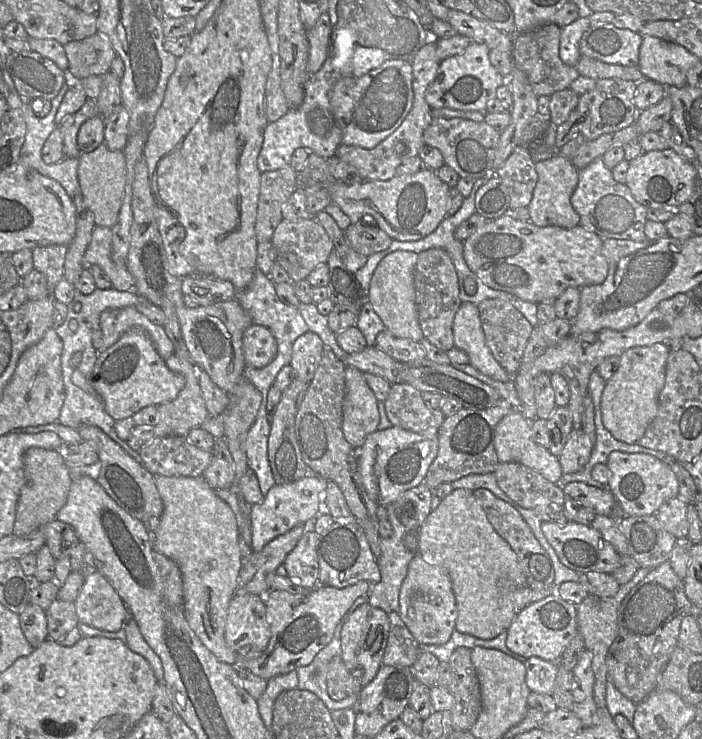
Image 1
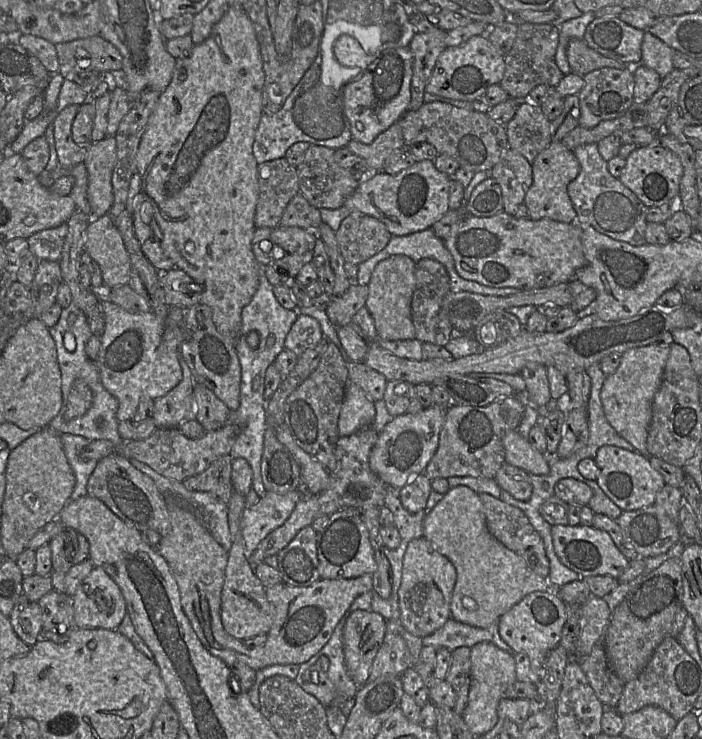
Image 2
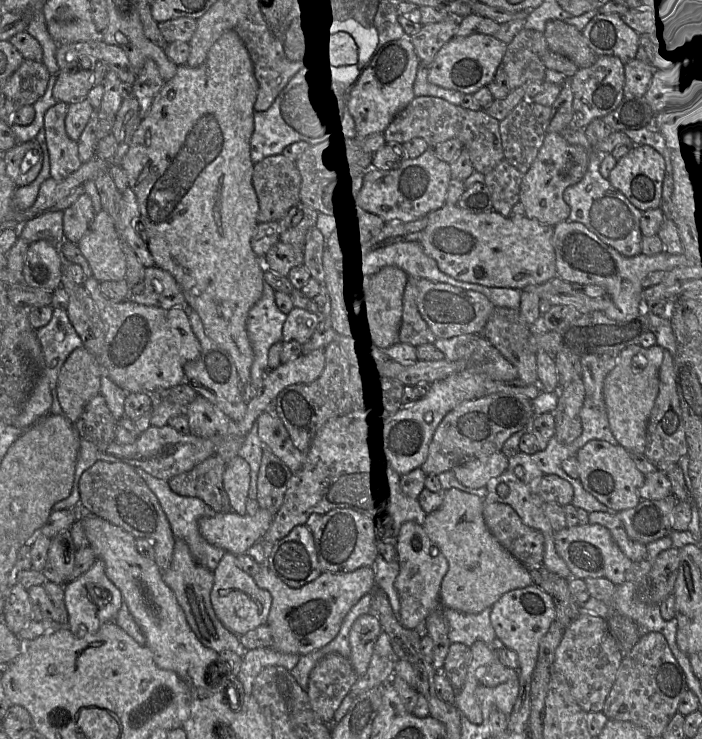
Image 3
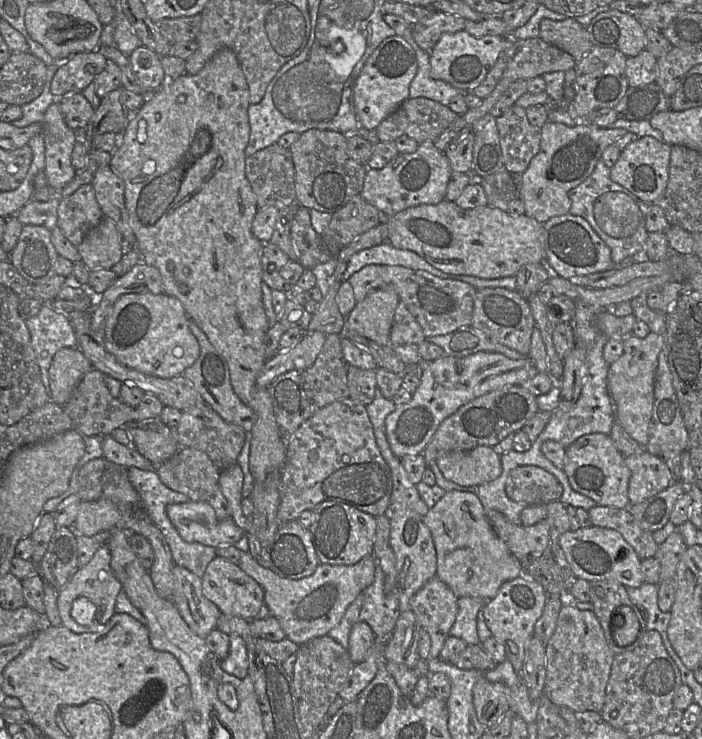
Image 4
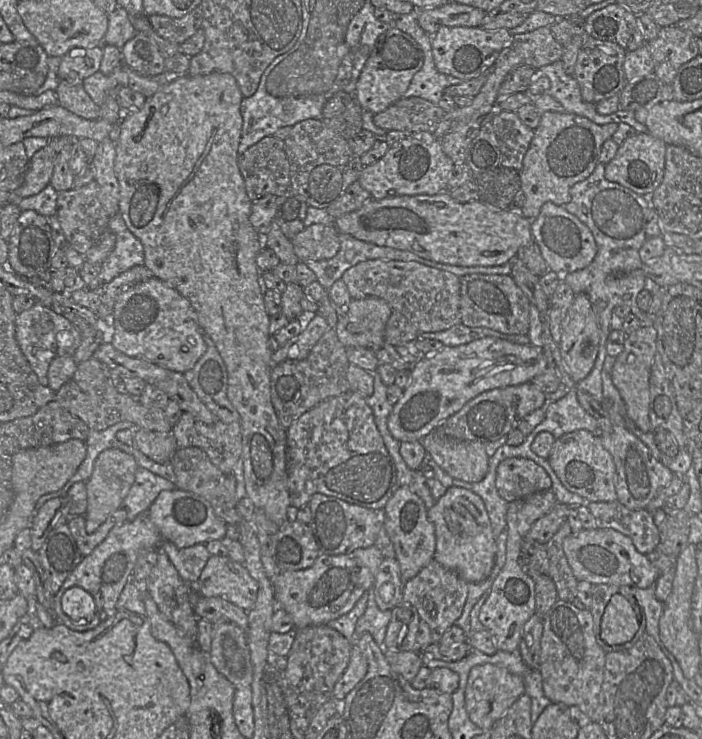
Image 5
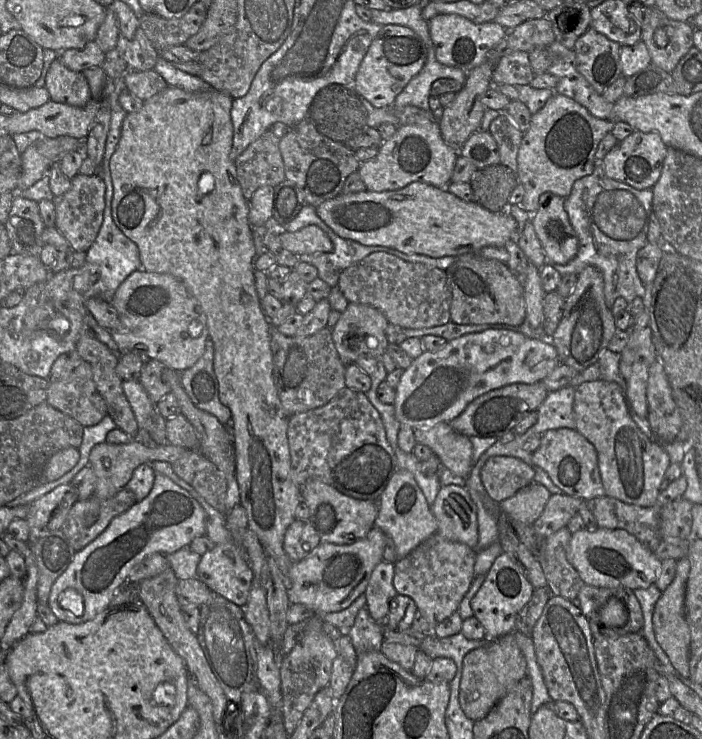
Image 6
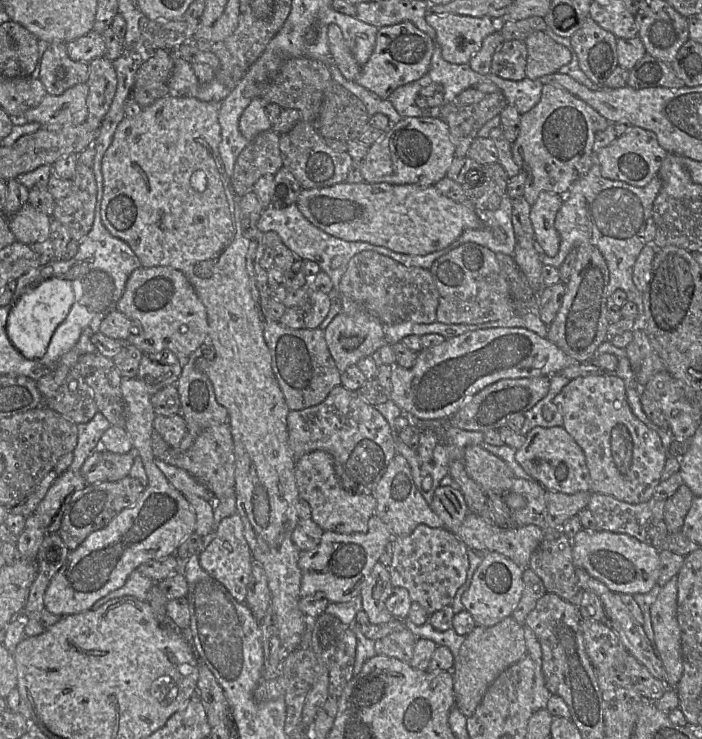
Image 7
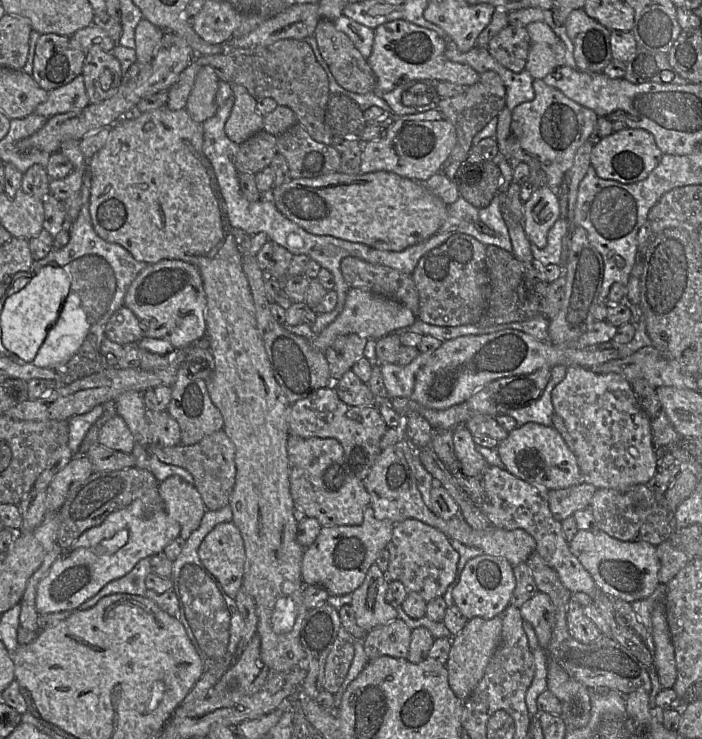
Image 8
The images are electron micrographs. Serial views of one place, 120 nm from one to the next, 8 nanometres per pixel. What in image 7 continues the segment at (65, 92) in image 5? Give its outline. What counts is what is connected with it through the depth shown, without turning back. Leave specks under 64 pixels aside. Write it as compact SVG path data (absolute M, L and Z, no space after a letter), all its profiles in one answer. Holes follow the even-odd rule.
M64 42L49 43L40 57L38 79L49 95L61 95L77 84L86 83L88 76L89 64L73 61Z

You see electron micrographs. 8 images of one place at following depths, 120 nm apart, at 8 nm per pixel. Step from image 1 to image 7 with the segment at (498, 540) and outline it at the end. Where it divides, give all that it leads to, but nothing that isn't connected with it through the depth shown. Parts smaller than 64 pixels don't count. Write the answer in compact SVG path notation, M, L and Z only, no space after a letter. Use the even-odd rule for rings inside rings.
M456 485L439 486L431 508L449 531L457 531L469 512L464 495Z

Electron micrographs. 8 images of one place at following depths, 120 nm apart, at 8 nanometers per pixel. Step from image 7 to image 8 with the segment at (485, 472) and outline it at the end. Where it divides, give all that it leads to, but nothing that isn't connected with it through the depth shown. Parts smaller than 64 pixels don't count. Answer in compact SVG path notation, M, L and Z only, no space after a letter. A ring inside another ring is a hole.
M462 424L452 430L456 458L461 471L471 477L482 477L490 466L487 460L476 450L473 434Z

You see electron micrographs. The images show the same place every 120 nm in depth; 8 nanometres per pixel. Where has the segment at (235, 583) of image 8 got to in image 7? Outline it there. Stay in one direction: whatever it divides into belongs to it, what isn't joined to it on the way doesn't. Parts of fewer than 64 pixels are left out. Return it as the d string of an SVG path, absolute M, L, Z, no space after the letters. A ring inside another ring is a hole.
M237 513L219 523L198 559L202 569L219 582L237 602L245 602L252 572L252 555L243 534L241 517Z

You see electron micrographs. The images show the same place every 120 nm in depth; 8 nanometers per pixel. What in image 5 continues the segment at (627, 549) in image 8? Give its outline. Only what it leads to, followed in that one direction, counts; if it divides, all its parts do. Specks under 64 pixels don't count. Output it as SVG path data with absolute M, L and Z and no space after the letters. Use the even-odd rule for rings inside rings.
M582 529L572 533L564 539L563 551L578 582L648 588L655 585L661 574L646 555L637 551L631 538L614 529Z

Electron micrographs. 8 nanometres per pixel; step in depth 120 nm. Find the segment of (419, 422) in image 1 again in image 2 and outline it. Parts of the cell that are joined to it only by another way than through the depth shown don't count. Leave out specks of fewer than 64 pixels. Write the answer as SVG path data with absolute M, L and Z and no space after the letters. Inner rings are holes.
M388 380L383 401L393 417L419 413L424 409L417 399L415 385L404 380Z

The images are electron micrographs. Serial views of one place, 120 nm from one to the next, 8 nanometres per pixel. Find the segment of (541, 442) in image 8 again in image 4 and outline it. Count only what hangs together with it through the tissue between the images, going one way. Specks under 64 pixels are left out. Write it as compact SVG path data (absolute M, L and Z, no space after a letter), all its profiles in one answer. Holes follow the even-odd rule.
M593 433L583 435L566 448L564 473L570 486L598 505L628 508L628 486L631 471L625 464L625 456L615 446L609 435Z

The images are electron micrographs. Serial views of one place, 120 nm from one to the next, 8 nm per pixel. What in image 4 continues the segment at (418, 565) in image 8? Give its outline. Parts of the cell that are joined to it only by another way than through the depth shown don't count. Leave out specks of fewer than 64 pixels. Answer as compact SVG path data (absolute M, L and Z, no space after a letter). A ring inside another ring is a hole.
M437 576L432 577L411 599L411 609L431 640L428 659L439 658L458 613L458 598Z

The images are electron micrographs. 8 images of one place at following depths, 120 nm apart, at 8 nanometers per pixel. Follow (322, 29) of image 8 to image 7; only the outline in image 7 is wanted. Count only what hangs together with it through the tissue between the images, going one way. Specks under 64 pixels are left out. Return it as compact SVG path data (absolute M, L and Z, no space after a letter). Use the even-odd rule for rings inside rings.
M330 24L327 29L327 36L332 62L339 69L343 77L349 81L356 82L362 66L354 59L339 26Z

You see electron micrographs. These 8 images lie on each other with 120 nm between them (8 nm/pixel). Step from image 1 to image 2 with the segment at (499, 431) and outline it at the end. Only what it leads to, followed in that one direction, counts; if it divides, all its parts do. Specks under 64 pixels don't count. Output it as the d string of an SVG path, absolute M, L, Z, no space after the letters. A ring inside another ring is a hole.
M511 430L503 436L505 462L532 475L547 475L549 465L544 454L532 447L528 439Z

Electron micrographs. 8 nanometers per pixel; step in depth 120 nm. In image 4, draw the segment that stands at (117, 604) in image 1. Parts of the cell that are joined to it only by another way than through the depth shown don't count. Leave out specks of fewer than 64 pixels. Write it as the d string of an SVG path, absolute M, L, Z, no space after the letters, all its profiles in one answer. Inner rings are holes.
M107 544L102 545L88 564L80 567L68 582L58 590L57 606L62 625L74 633L98 632L116 613L116 599L122 584L111 569L111 554Z

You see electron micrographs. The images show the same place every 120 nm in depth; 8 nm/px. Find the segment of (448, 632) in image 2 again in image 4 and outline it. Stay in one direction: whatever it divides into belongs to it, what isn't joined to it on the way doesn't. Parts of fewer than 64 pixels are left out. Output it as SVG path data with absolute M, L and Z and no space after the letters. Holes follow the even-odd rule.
M461 597L458 599L458 613L449 635L462 639L468 645L478 645L477 616L487 600L481 597Z

